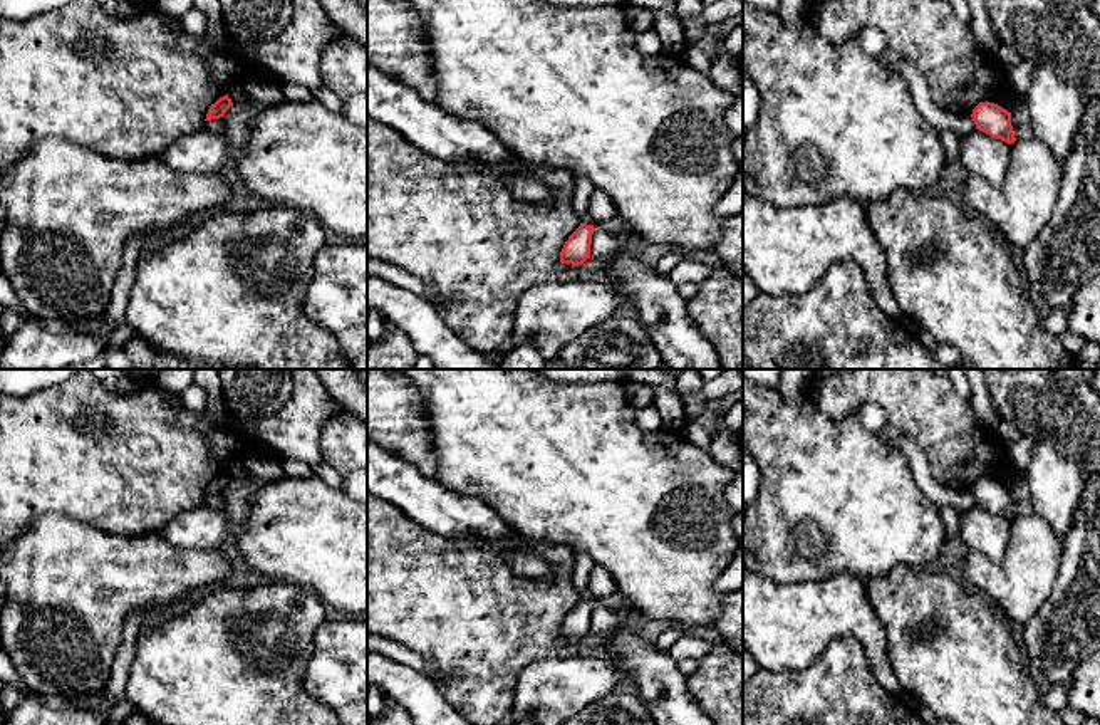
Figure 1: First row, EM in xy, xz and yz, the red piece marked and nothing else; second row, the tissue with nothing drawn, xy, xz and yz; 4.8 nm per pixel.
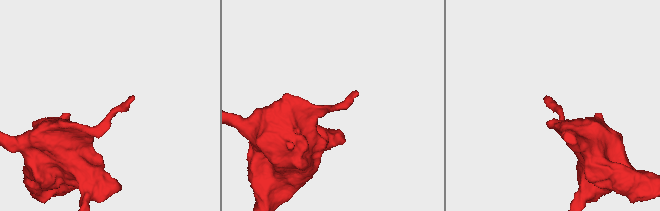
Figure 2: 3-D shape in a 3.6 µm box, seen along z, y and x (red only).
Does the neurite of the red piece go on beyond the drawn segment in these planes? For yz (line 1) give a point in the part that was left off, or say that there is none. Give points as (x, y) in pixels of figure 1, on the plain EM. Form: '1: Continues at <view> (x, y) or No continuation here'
1: No continuation here

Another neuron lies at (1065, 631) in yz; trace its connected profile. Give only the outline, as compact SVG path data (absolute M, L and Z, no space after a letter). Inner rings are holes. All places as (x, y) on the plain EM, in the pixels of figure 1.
M1085 475L1053 591L1023 626L1023 641L1031 671L1045 686L1070 681L1080 663L1100 651L1100 475Z

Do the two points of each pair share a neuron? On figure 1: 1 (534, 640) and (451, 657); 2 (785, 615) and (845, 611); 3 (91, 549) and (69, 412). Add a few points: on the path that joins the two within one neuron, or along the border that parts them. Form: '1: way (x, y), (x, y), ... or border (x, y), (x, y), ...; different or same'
1: way (513, 640), (472, 640); same
2: way (800, 616), (830, 615); same
3: border (51, 511), (67, 514), (111, 532), (126, 534); different

